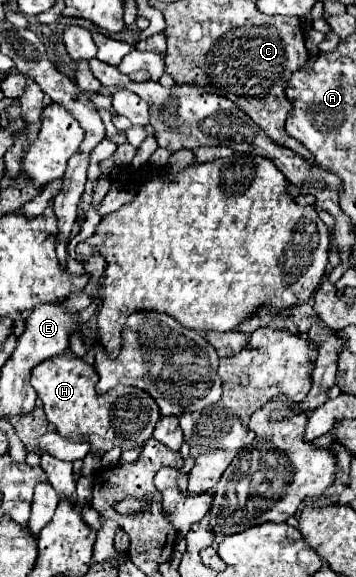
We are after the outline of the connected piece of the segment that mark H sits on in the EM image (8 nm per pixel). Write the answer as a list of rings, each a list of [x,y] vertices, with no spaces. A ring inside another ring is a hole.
[[[63,353],[39,363],[31,371],[31,385],[43,401],[49,423],[65,437],[87,439],[95,453],[105,453],[111,447],[127,451],[143,445],[153,435],[155,423],[161,417],[157,403],[143,389],[117,385],[105,395],[97,395],[95,369],[73,353]]]

